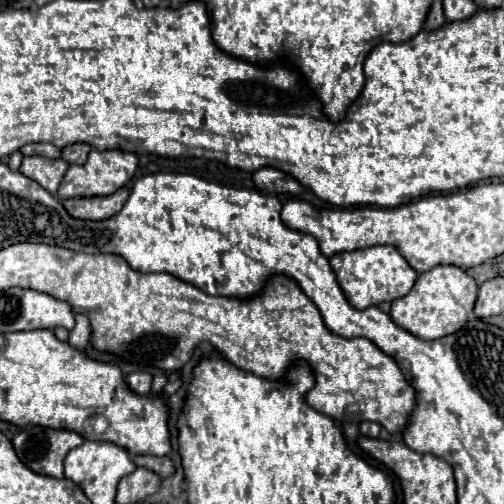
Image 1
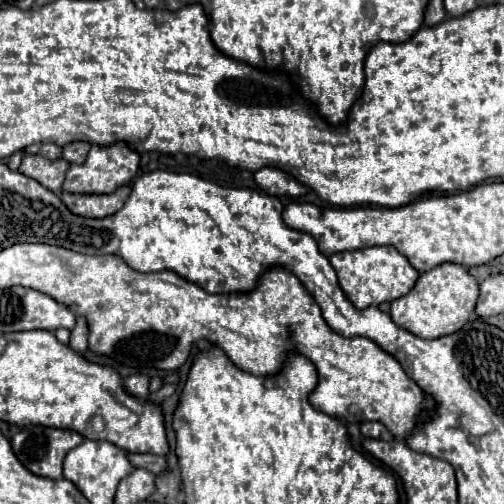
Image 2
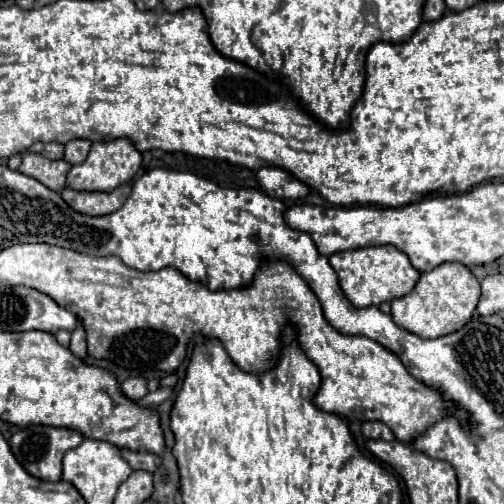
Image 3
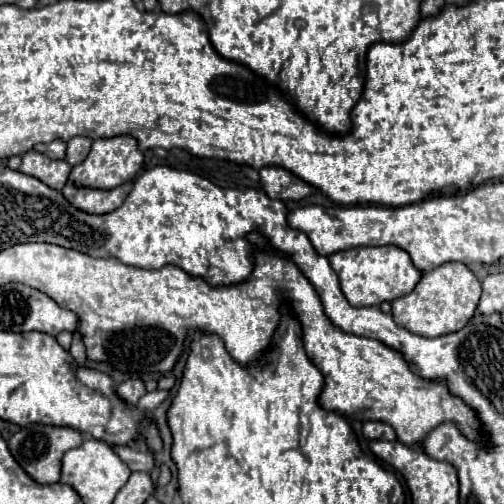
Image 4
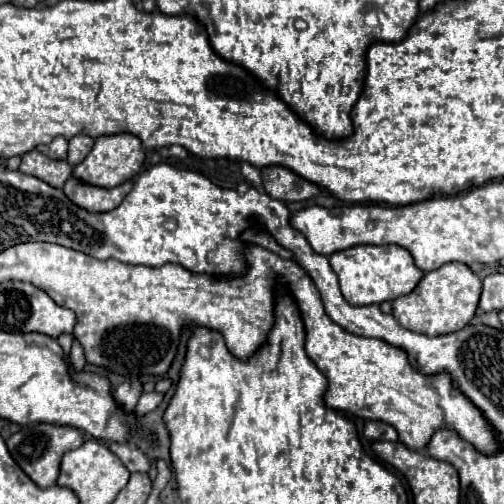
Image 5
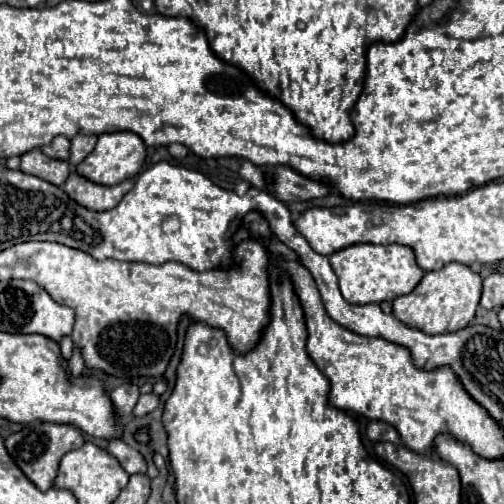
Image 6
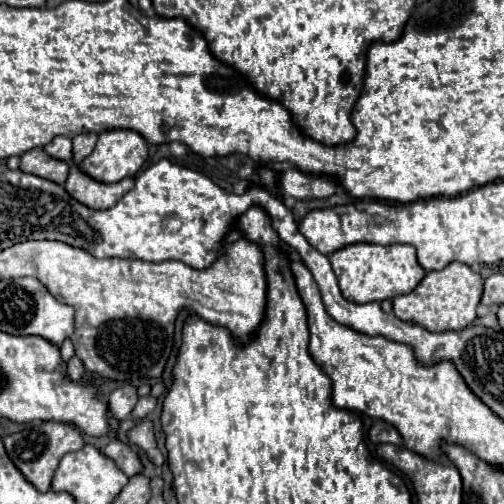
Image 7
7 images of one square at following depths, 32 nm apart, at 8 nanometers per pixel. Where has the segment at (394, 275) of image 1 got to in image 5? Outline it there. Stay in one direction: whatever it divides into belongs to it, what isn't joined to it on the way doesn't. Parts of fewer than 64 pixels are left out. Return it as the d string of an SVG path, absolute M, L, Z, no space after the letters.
M396 244L390 246L354 246L348 250L334 252L330 256L330 266L338 274L340 290L352 306L380 304L384 300L392 302L398 296L410 294L422 278L422 270L414 264L412 254Z

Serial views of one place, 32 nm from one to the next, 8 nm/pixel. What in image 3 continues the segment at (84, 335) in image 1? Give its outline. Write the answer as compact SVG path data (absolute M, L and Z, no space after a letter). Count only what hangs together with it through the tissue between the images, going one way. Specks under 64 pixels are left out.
M78 320L78 326L76 326L76 330L72 332L70 350L72 350L78 358L86 358L86 332L84 332L84 328L82 328L82 320Z

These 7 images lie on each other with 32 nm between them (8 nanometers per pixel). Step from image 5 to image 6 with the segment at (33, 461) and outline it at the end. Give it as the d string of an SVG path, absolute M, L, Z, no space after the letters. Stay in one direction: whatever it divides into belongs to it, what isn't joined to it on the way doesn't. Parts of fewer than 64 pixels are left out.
M32 422L26 428L22 428L20 432L12 434L6 438L6 448L8 454L14 458L14 462L18 464L18 468L40 488L40 490L48 490L54 484L54 478L58 474L58 464L60 458L70 452L76 450L84 444L82 432L76 426L70 424L50 424L50 422Z

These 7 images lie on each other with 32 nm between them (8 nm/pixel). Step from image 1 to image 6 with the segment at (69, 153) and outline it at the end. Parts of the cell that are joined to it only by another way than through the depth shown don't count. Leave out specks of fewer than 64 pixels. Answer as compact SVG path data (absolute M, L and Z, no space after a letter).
M78 134L70 140L70 164L76 166L80 164L92 150L96 144L96 136L86 136L86 134Z

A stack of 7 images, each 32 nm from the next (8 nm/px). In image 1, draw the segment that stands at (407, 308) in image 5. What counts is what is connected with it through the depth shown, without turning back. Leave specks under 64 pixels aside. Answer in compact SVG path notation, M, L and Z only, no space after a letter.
M436 266L428 272L422 272L414 284L414 288L392 302L390 318L410 334L422 340L438 340L448 334L458 332L466 322L474 308L478 296L478 286L472 276L468 276L458 266Z

